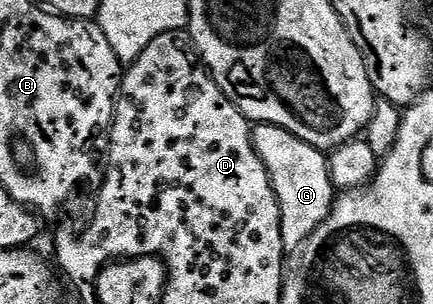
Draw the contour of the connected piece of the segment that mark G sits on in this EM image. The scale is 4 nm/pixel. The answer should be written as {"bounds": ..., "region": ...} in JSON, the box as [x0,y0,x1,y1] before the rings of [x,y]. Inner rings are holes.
{"bounds":[253,124,337,251],"region":[[[256,124],[253,129],[253,140],[255,150],[259,152],[259,158],[265,163],[267,173],[271,177],[271,185],[279,200],[283,248],[287,251],[291,251],[291,249],[298,251],[309,239],[309,235],[313,235],[313,231],[317,231],[317,227],[321,227],[321,223],[331,213],[331,207],[337,200],[337,190],[331,181],[331,166],[328,158],[325,156],[324,150],[315,149],[297,135],[276,125]]]}

